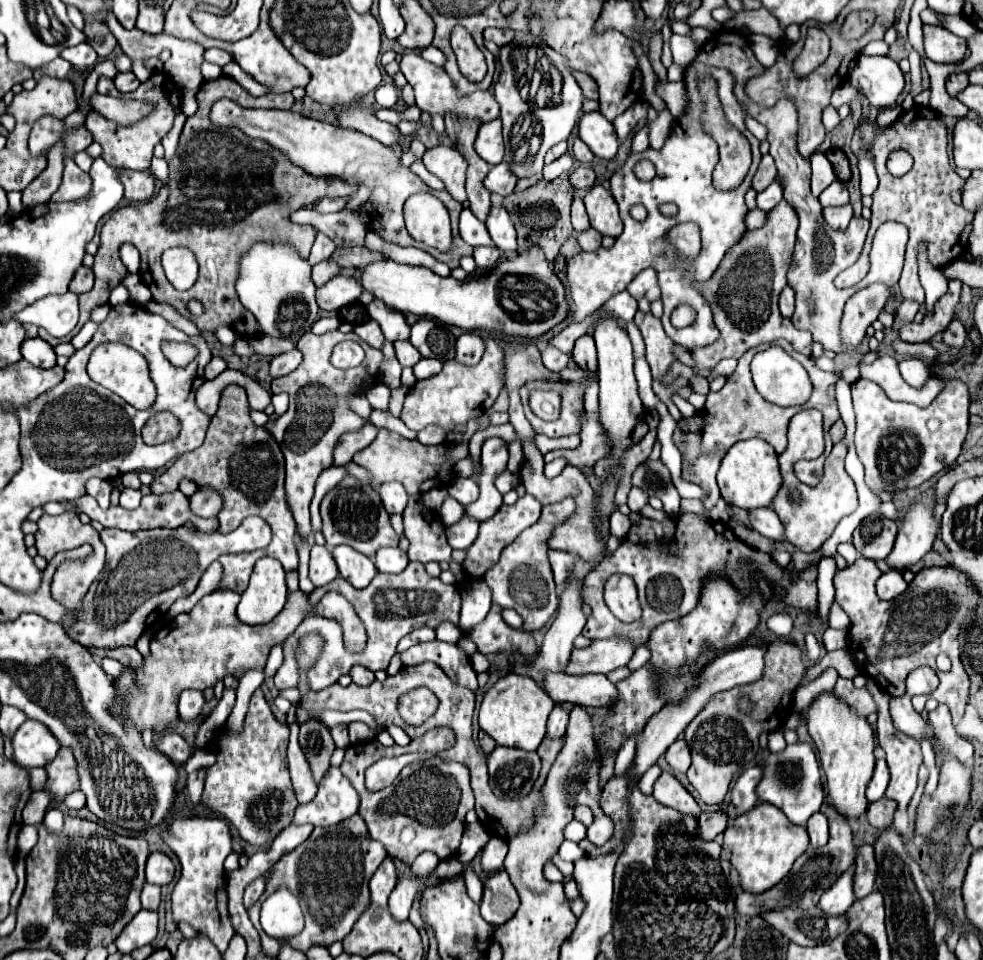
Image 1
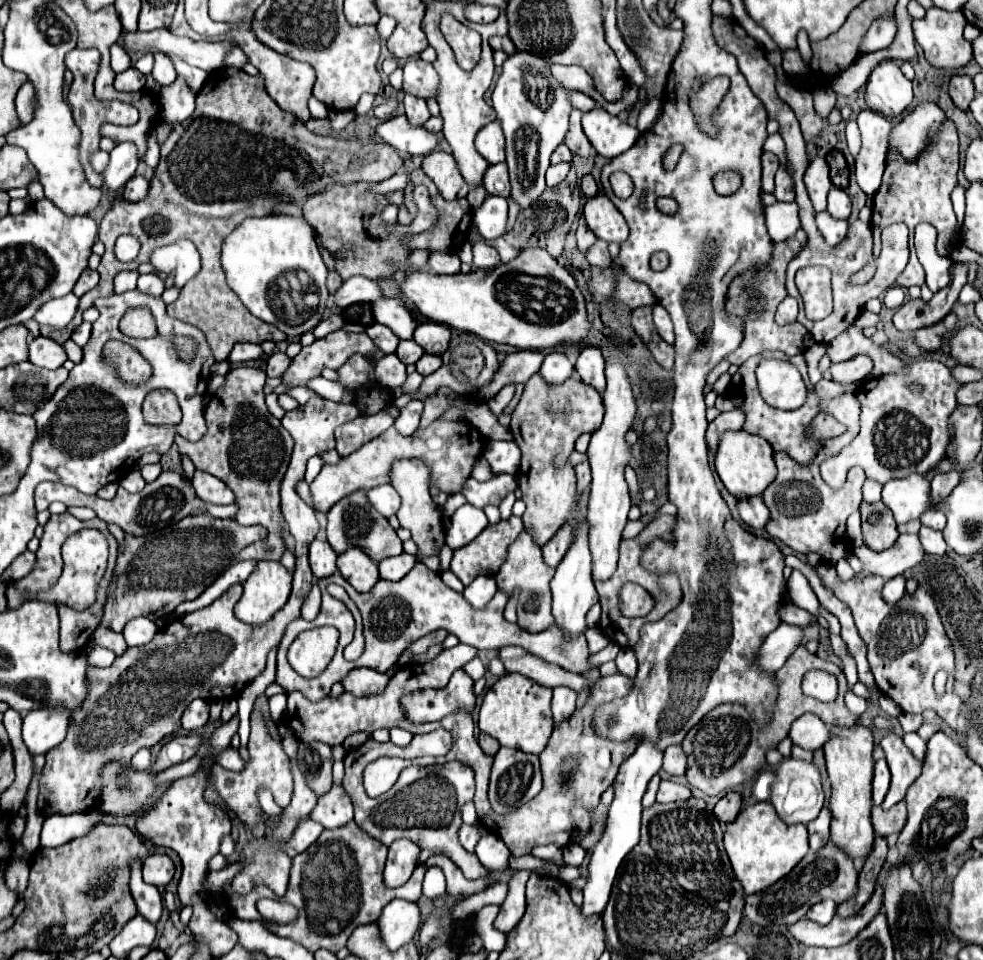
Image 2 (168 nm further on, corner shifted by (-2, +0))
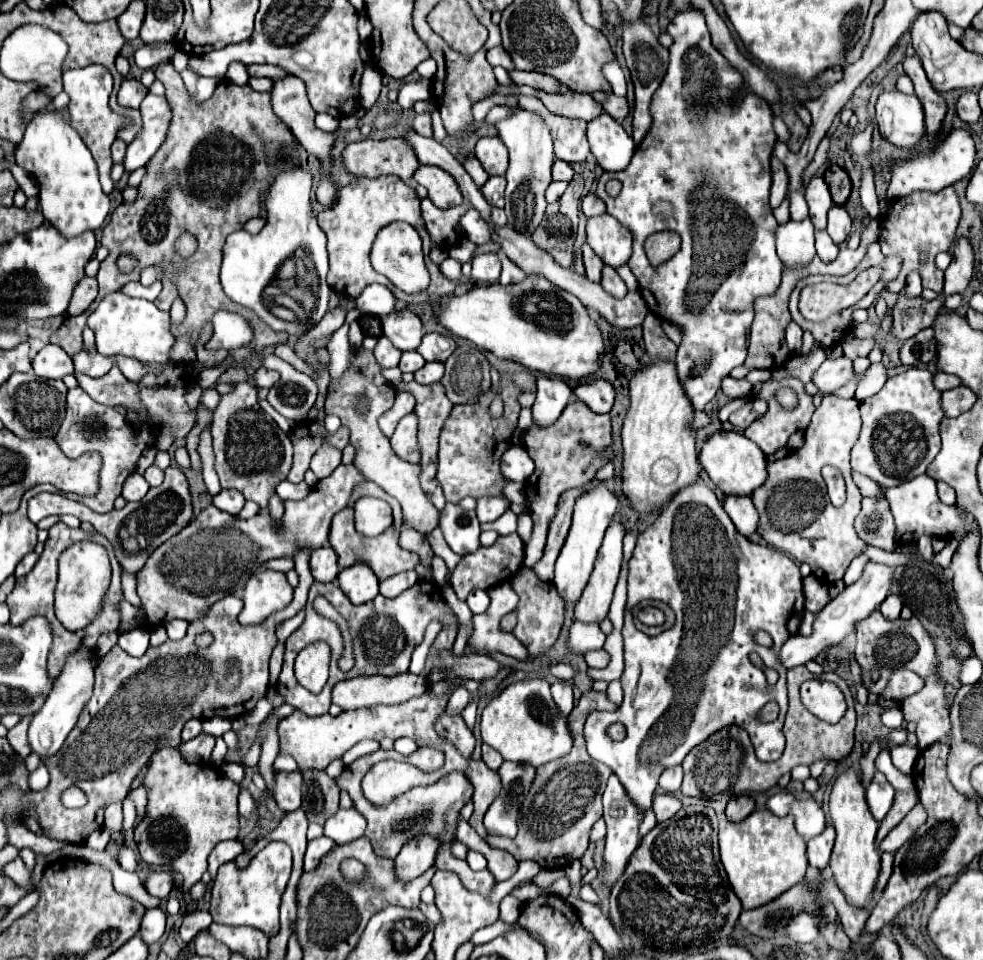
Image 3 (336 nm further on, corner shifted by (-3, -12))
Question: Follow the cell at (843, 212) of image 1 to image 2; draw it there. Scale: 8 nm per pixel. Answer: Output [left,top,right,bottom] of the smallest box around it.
[816,212,848,246]

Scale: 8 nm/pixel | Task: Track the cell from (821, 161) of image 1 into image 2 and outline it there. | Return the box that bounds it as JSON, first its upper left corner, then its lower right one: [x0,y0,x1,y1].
[804,158,832,212]

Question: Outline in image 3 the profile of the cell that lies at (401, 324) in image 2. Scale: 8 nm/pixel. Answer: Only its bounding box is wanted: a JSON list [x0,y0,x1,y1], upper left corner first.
[381,310,423,350]

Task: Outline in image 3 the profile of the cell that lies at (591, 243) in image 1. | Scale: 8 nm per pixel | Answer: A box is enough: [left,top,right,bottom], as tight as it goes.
[601,266,627,296]

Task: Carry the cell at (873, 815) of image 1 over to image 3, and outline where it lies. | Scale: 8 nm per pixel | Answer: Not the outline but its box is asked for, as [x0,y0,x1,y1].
[879,804,927,852]

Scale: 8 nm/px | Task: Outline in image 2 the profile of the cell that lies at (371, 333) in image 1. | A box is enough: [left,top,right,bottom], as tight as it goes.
[366,322,400,354]

